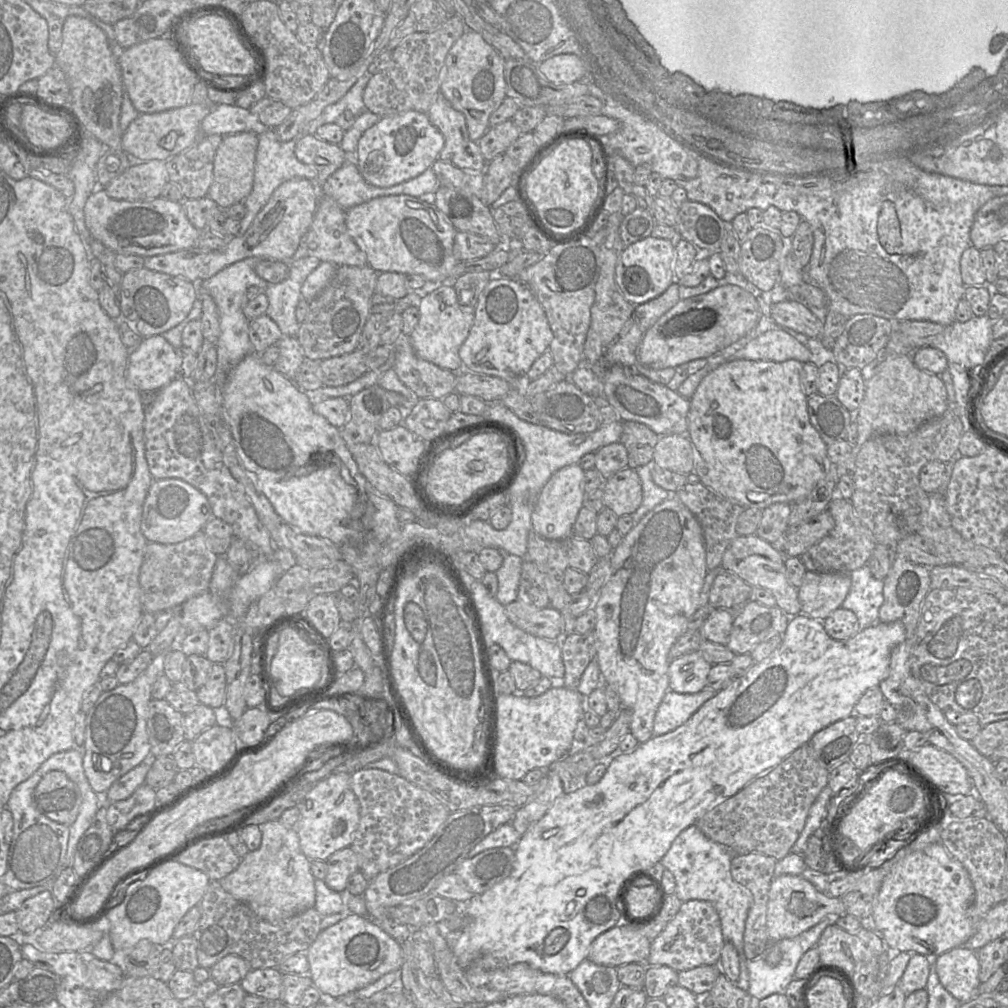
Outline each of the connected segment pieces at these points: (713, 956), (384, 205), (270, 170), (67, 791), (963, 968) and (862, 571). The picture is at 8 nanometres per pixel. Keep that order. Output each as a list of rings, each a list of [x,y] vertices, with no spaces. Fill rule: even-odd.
[[[689,900],[682,903],[675,917],[651,941],[650,954],[645,965],[665,965],[681,972],[699,966],[718,964],[723,945],[721,922],[715,907],[707,901]]]
[[[402,194],[382,196],[345,210],[345,223],[347,226],[347,231],[358,248],[366,254],[368,265],[371,268],[373,268],[378,273],[397,272],[403,274],[419,274],[425,277],[427,281],[431,283],[443,283],[449,280],[449,275],[452,269],[459,262],[453,254],[454,238],[457,230],[452,225],[448,217],[435,206],[434,197],[431,199],[433,202],[427,202],[419,197]]]
[[[270,129],[258,135],[258,146],[256,151],[254,183],[251,193],[244,200],[246,214],[241,219],[241,228],[236,236],[242,236],[250,227],[260,210],[267,204],[272,193],[282,183],[293,178],[305,178],[315,181],[318,170],[315,166],[303,163],[295,155],[297,138],[287,142],[278,140],[274,129]]]
[[[49,771],[37,783],[33,801],[41,814],[69,827],[77,818],[82,795],[64,772]]]
[[[953,948],[937,957],[935,968],[942,986],[961,1004],[978,995],[981,982],[976,951]]]
[[[867,564],[849,575],[851,588],[841,606],[856,615],[860,630],[864,630],[879,622],[884,580],[875,579]]]

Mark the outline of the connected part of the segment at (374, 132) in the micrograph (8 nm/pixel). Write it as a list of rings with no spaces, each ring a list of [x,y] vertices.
[[[407,111],[400,114],[382,117],[375,125],[367,129],[358,141],[358,147],[354,157],[350,158],[354,158],[354,163],[358,167],[360,174],[362,175],[362,177],[365,179],[366,182],[368,182],[373,186],[386,188],[400,184],[412,178],[415,178],[421,173],[423,173],[426,169],[431,167],[432,164],[438,159],[439,153],[442,150],[443,146],[444,146],[444,137],[442,133],[435,126],[431,124],[427,113],[421,113],[417,111]]]

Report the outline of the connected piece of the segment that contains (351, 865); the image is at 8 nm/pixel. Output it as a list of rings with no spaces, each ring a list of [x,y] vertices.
[[[345,847],[329,856],[326,863],[328,871],[323,881],[332,890],[338,893],[345,892],[348,878],[359,871],[357,854],[350,847]]]

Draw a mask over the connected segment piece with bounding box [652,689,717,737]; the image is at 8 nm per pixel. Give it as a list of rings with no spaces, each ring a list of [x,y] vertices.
[[[703,689],[695,694],[680,694],[667,690],[654,718],[652,735],[661,736],[683,725],[717,692]]]

